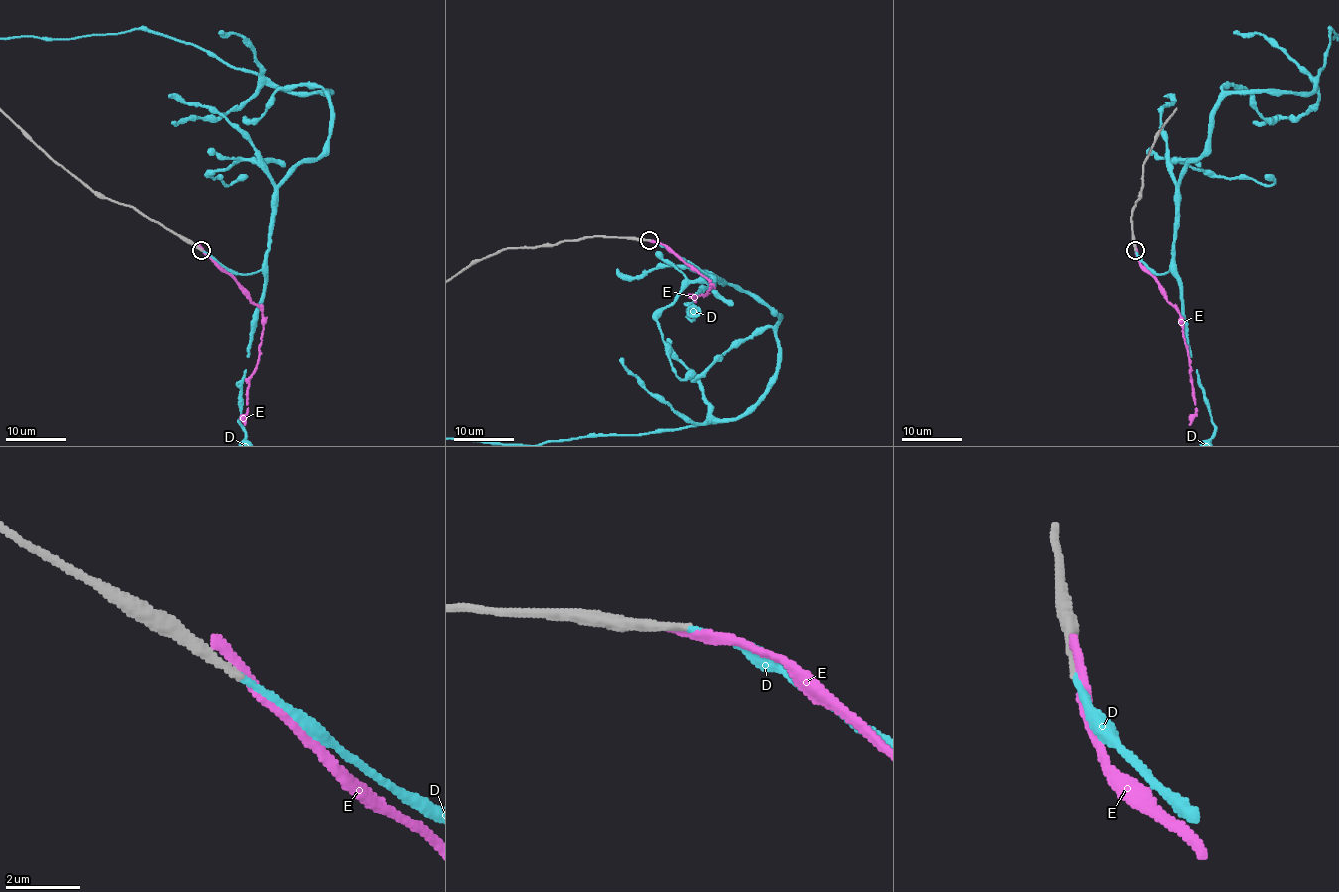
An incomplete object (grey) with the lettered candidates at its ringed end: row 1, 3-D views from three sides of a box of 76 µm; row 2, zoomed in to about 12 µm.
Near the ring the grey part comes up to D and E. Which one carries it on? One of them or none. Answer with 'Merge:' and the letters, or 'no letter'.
Merge: D

